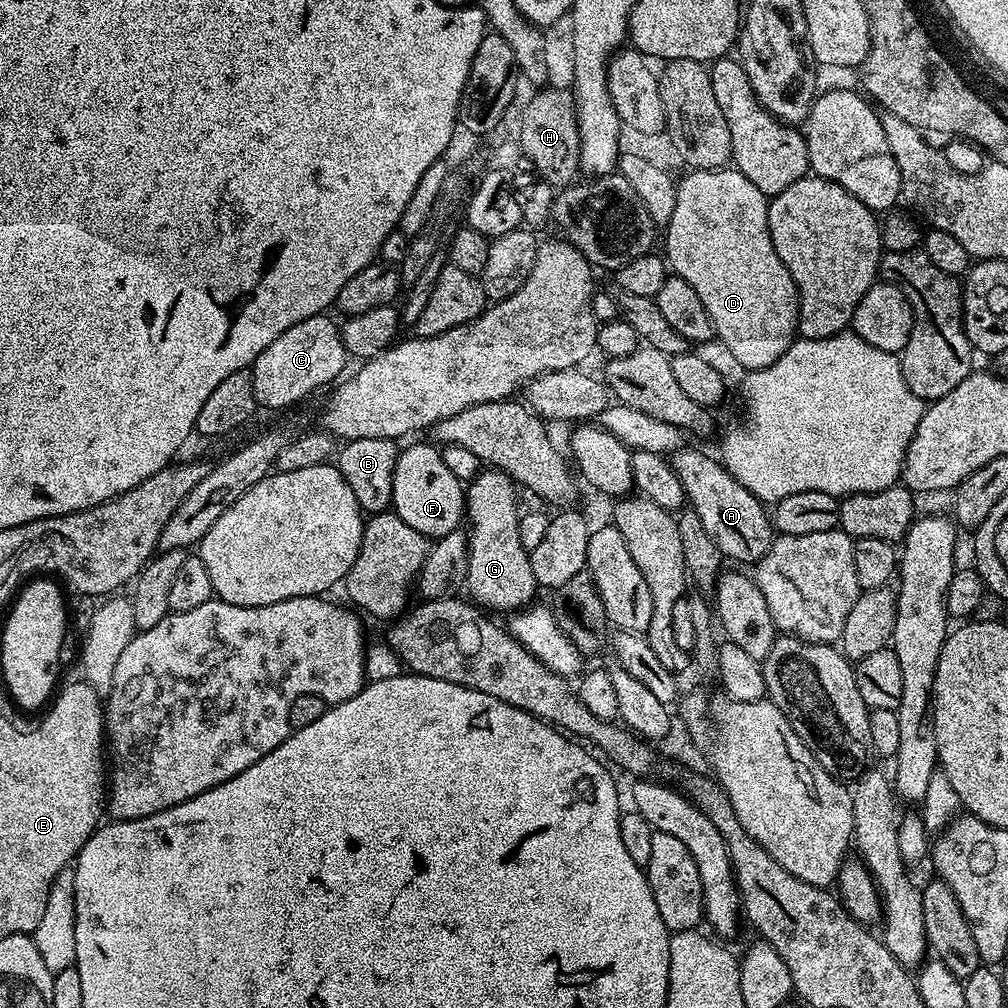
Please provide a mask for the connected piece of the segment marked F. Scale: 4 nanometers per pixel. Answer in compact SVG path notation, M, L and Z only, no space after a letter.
M412 444L397 455L391 511L418 534L439 538L461 527L466 516L466 488L442 462L440 448L429 444Z

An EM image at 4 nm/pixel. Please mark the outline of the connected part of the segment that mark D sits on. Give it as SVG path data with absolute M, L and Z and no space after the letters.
M731 167L705 172L692 170L687 174L689 176L676 185L678 200L674 202L674 218L670 218L666 225L668 237L664 244L668 247L667 263L675 275L698 290L698 298L702 298L702 306L706 306L715 339L724 343L725 350L744 370L770 366L778 362L778 358L782 358L793 340L797 339L800 295L796 293L796 283L794 278L790 278L790 270L786 270L782 258L778 258L778 250L774 250L774 242L770 238L769 197L764 196L750 178Z

